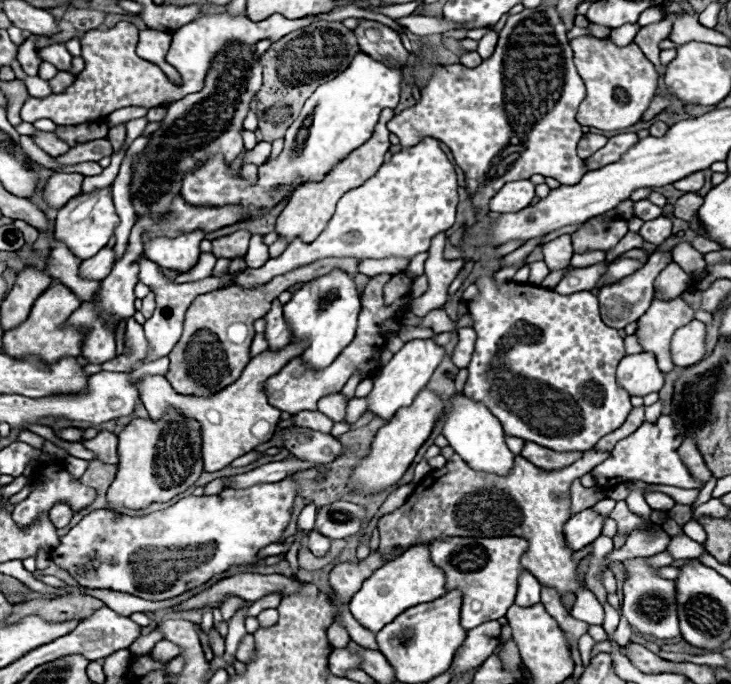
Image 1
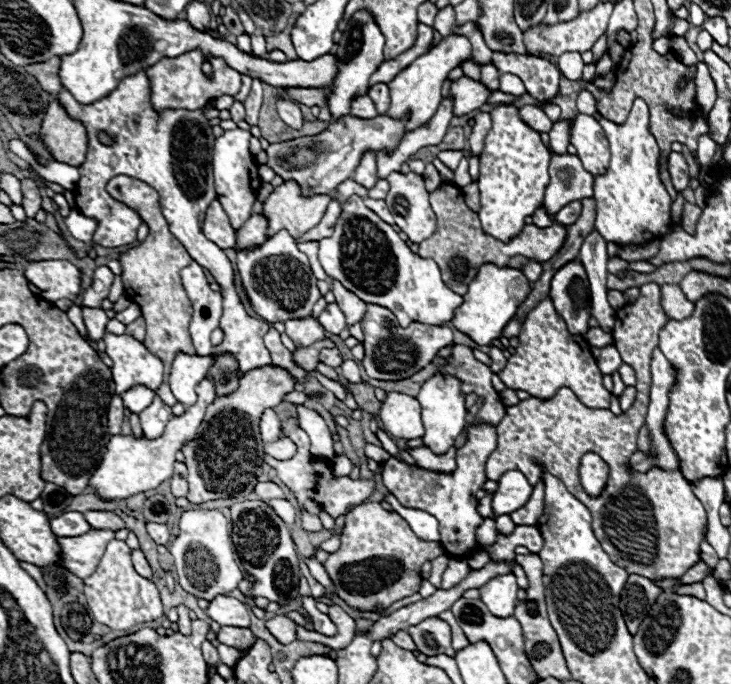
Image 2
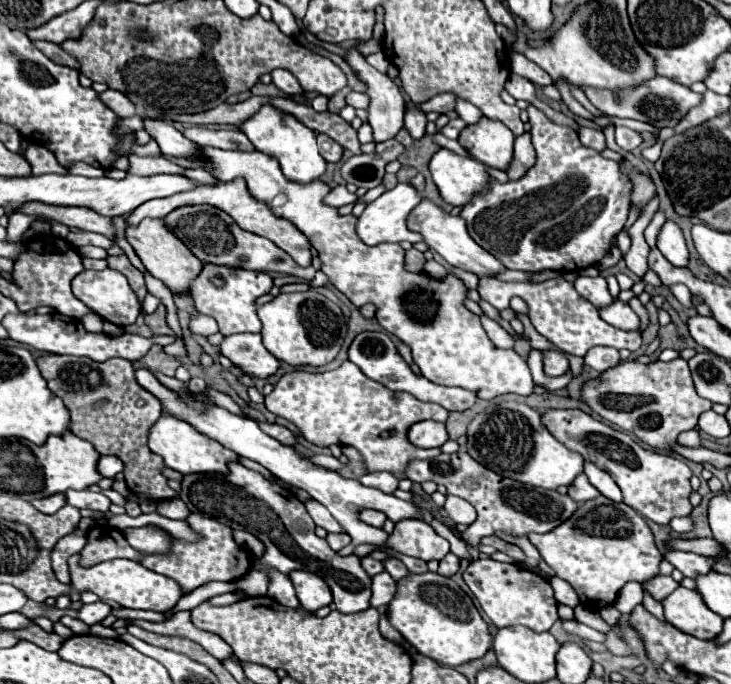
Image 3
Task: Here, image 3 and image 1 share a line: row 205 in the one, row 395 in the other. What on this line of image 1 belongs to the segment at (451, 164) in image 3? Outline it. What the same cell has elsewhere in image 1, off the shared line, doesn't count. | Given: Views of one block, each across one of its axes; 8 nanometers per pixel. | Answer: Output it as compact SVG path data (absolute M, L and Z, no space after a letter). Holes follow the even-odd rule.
M462 392L452 394L450 406L446 410L442 434L446 436L446 440L454 448L454 452L460 454L460 458L474 470L484 470L484 472L492 472L492 474L500 474L500 476L504 476L512 470L514 454L508 450L508 446L504 442L502 424L496 422L496 416L482 402L468 400Z

